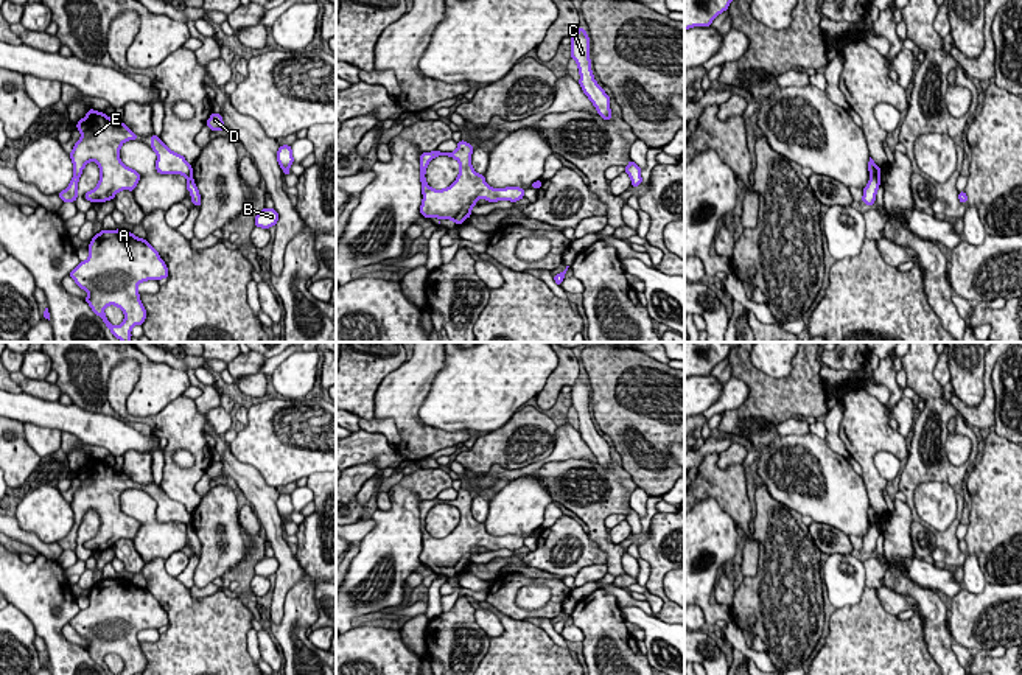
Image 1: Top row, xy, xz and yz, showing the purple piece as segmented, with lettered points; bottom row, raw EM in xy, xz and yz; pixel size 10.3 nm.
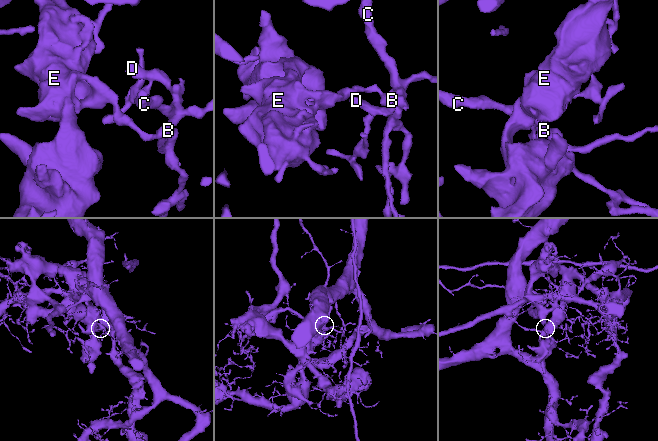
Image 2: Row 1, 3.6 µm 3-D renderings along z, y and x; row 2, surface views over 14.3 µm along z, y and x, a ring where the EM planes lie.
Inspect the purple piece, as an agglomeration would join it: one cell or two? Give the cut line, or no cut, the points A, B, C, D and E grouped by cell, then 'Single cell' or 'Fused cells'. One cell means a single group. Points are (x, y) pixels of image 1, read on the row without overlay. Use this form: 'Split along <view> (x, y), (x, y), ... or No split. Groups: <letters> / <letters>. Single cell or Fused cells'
Split along xy (190, 521), (185, 524). Groups: A E / B C D. Fused cells

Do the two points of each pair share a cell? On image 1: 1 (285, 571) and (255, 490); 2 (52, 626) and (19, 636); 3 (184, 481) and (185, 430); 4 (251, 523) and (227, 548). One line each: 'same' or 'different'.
1: same
2: different
3: same
4: different

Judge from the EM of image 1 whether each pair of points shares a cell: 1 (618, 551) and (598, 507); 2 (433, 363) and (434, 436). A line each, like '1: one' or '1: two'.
1: one
2: one

